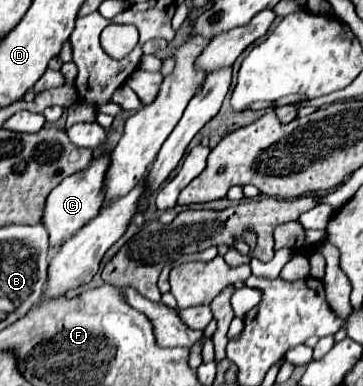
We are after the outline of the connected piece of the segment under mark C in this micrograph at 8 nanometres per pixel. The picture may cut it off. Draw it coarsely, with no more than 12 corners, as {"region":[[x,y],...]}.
{"region":[[108,156],[64,178],[46,198],[52,248],[102,206]]}

